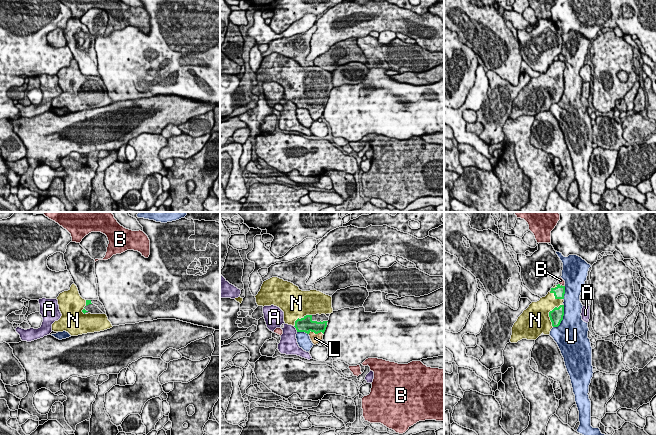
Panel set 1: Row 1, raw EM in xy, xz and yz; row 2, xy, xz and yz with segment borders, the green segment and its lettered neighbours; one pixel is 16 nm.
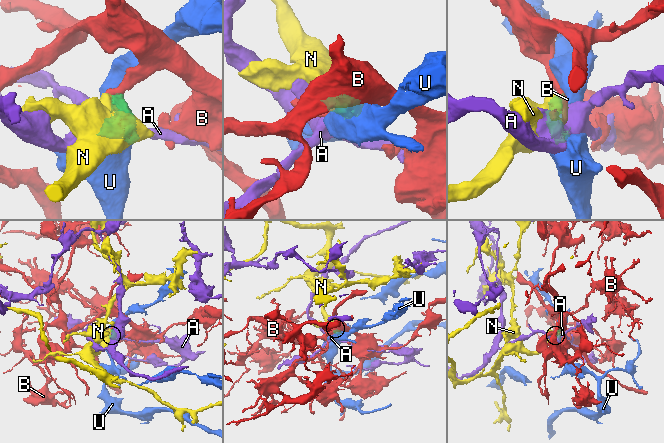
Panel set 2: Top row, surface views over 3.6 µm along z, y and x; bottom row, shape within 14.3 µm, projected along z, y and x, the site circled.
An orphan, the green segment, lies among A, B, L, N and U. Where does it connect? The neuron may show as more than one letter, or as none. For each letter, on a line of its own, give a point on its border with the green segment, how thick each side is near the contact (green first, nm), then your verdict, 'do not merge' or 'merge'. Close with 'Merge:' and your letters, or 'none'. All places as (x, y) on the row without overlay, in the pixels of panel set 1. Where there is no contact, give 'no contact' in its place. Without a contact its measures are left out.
A: meets green in xz at (296, 105); 240 nm thick on the green side, 280 nm on the other; do not merge
B: meets green in yz at (561, 61); 190 nm thick on the green side, 90 nm on the other; do not merge
L: meets green in xz at (316, 109); 240 nm thick on the green side, 160 nm on the other; merge
N: meets green in yz at (549, 88); 220 nm thick on the green side, 440 nm on the other; merge
U: meets green in yz at (562, 94); 220 nm thick on the green side, 460 nm on the other; do not merge
Merge: L, N

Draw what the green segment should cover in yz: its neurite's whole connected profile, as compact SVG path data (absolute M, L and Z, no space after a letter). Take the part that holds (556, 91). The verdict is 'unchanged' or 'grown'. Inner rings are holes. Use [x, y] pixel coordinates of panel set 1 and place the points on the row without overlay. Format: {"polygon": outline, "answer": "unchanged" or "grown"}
{"polygon": "M558 60L545 73L532 78L514 99L510 118L536 116L542 109L549 111L553 103L558 103L564 92L564 70L565 62Z", "answer": "grown"}

